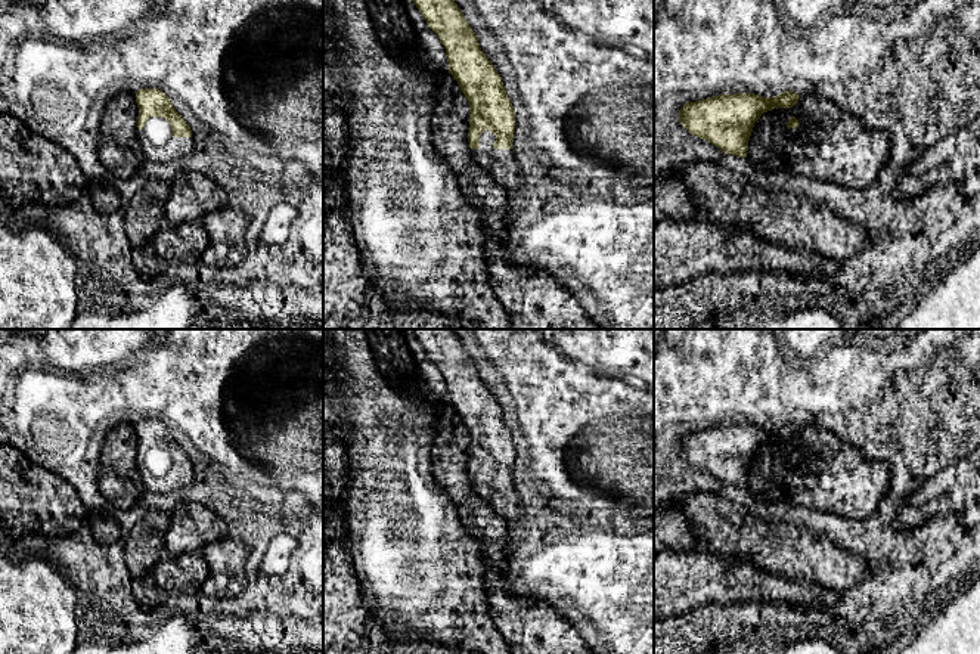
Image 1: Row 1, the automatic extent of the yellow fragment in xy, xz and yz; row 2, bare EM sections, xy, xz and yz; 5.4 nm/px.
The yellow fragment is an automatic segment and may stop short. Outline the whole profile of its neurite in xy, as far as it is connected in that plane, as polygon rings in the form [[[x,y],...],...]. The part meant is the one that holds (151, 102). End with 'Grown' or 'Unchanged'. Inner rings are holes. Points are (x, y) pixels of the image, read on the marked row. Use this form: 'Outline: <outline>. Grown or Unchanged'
Outline: [[[158,89],[136,92],[137,136],[146,159],[170,164],[193,149],[192,130]]]. Grown

